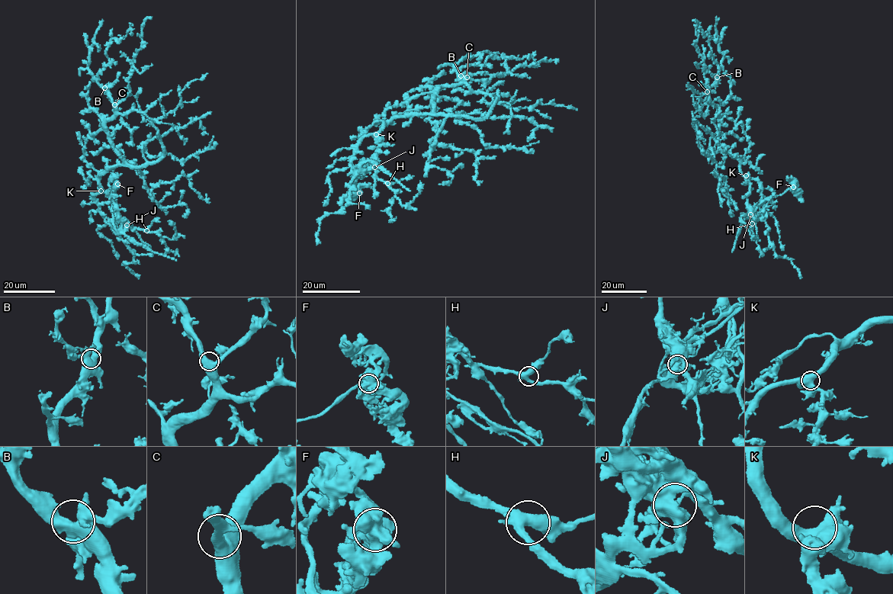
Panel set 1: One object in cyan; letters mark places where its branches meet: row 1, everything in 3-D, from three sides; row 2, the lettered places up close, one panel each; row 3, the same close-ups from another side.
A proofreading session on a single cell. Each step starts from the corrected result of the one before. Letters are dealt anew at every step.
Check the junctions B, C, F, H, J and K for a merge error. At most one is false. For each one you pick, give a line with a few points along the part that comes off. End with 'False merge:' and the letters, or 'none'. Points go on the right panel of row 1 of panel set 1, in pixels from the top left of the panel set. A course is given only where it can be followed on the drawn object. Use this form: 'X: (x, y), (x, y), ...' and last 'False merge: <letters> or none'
J: (750, 214), (746, 216), (769, 198), (781, 195), (796, 185), (795, 182), (794, 191), (803, 202)
False merge: J

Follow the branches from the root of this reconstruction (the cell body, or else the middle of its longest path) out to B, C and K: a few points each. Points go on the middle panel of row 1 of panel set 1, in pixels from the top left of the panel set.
B: (419, 114), (428, 114), (432, 111), (433, 101), (439, 88), (460, 84), (466, 78), (460, 75)
C: (419, 114), (428, 114), (432, 111), (433, 101), (439, 88), (457, 85), (467, 77)
K: (419, 114), (397, 116), (382, 126), (376, 134)

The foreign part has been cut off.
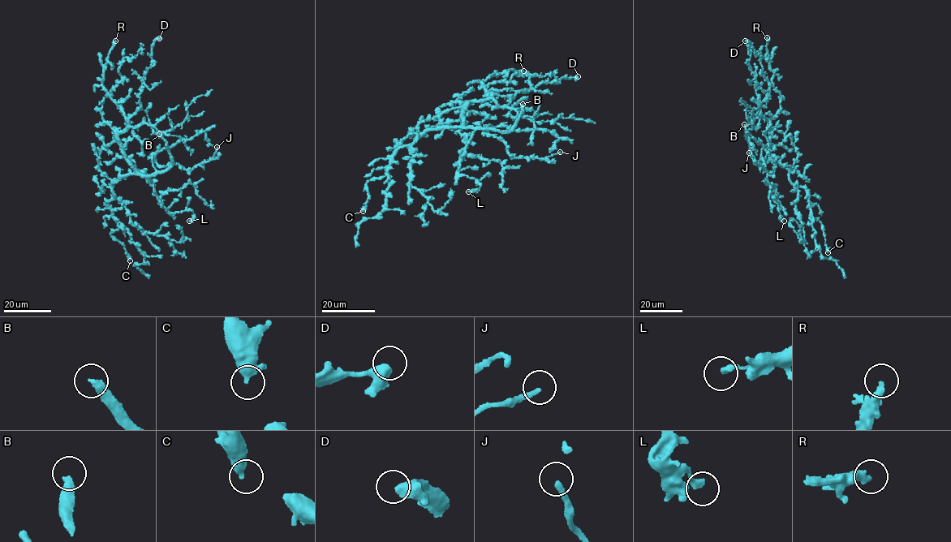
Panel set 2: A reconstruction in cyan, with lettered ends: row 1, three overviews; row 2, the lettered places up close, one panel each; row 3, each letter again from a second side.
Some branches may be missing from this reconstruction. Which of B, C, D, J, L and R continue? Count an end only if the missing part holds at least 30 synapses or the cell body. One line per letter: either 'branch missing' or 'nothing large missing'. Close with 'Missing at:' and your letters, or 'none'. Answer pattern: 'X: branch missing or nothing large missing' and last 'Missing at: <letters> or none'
B: branch missing
C: nothing large missing
D: branch missing
J: nothing large missing
L: nothing large missing
R: branch missing
Missing at: B, D, R

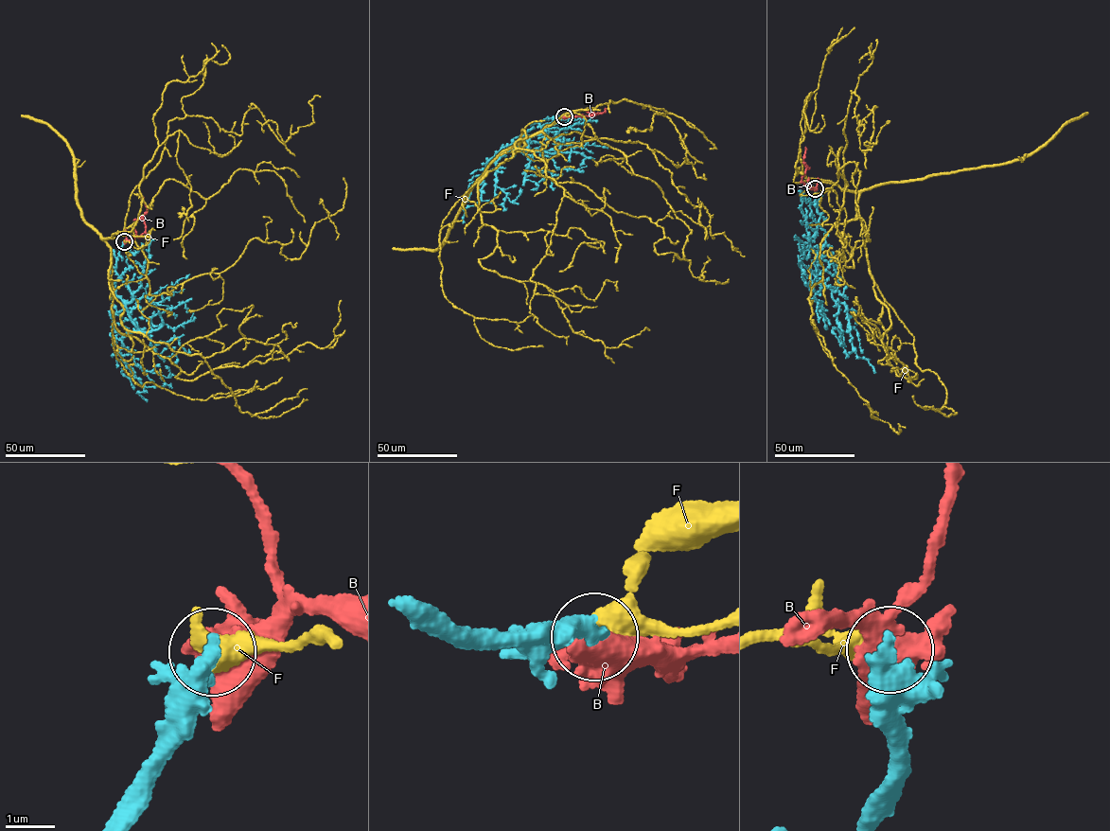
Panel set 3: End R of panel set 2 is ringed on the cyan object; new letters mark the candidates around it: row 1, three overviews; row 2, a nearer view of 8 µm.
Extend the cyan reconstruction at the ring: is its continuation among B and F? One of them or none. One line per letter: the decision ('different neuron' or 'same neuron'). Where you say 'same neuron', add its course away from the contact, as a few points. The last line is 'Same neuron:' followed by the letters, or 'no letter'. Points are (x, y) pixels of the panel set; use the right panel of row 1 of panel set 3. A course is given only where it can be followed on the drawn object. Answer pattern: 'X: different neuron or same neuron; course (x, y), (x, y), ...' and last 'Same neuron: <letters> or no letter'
B: same neuron; course (815, 189), (801, 180), (806, 167), (803, 160), (805, 147)
F: different neuron
Same neuron: B

